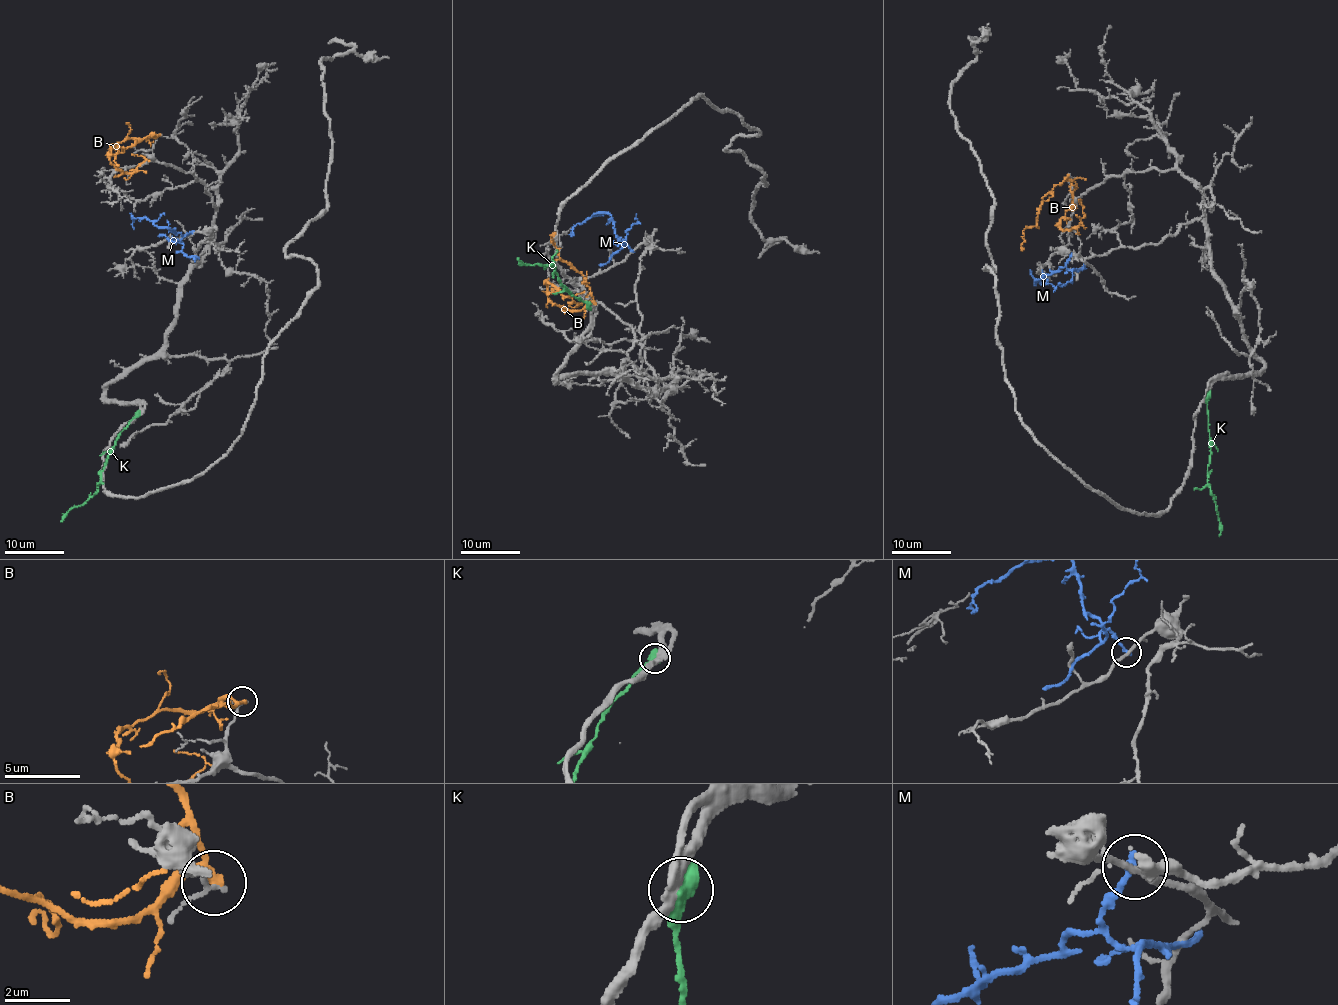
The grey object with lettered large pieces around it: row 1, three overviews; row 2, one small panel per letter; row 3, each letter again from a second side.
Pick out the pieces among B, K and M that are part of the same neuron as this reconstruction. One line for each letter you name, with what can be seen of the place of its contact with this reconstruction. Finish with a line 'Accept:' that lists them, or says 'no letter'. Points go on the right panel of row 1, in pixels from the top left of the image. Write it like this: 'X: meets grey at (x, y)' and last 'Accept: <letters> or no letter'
Accept: no letter

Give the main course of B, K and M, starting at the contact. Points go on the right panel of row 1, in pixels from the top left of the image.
B: (1068, 176), (1075, 183), (1073, 203), (1060, 229), (1077, 225), (1084, 213), (1081, 199), (1079, 204)
K: (1207, 396), (1210, 459), (1207, 481), (1217, 510), (1219, 536)
M: (1071, 255), (1063, 267), (1044, 274), (1036, 280), (1036, 285), (1035, 282), (1055, 289)

